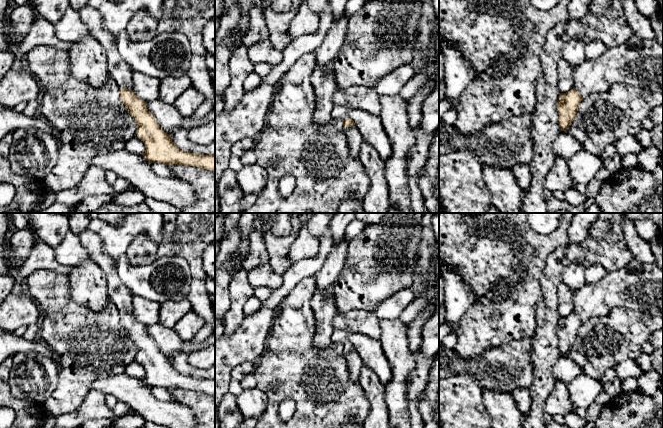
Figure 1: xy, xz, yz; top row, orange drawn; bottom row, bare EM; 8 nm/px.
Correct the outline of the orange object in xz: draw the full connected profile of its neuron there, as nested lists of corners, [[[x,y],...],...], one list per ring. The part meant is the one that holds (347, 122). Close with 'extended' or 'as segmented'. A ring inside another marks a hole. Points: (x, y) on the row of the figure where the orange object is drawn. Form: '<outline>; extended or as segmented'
[[[345,118],[343,120],[343,126],[343,132],[346,135],[350,155],[355,159],[359,160],[360,146],[363,142],[362,134],[355,126],[355,123],[351,118]]]; extended

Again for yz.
[[[633,33],[624,44],[606,49],[597,59],[586,58],[581,64],[573,67],[573,72],[574,88],[561,93],[557,103],[562,131],[566,131],[574,120],[584,97],[604,92],[615,83],[626,83],[663,94],[663,45],[657,40],[643,39]]]; extended

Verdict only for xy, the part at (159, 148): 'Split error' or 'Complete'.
Split error

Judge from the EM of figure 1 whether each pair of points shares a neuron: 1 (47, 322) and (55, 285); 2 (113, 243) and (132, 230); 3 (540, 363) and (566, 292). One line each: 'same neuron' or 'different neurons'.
1: same neuron
2: same neuron
3: different neurons

